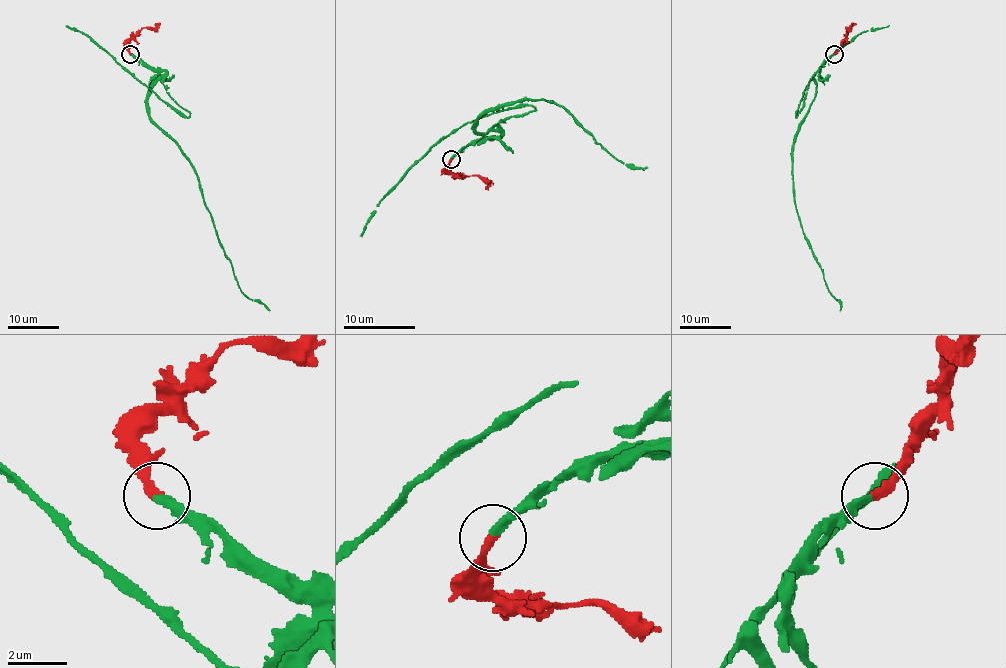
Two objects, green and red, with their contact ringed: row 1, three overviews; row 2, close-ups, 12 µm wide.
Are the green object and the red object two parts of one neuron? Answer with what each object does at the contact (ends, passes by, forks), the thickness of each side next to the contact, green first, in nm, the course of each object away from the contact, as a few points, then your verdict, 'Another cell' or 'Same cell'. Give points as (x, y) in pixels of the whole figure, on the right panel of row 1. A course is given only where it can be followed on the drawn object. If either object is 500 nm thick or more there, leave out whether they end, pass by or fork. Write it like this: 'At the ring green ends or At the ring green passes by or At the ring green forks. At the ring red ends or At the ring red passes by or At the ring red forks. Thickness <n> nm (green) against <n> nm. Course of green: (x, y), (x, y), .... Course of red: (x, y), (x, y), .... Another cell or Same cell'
At the ring green ends. At the ring red ends. Thickness 280 nm (green) against 280 nm. Course of green: (833, 53), (814, 75), (813, 102), (793, 148), (793, 194), (804, 238), (840, 311). Course of red: (835, 53), (845, 39), (846, 28), (853, 23). Same cell

